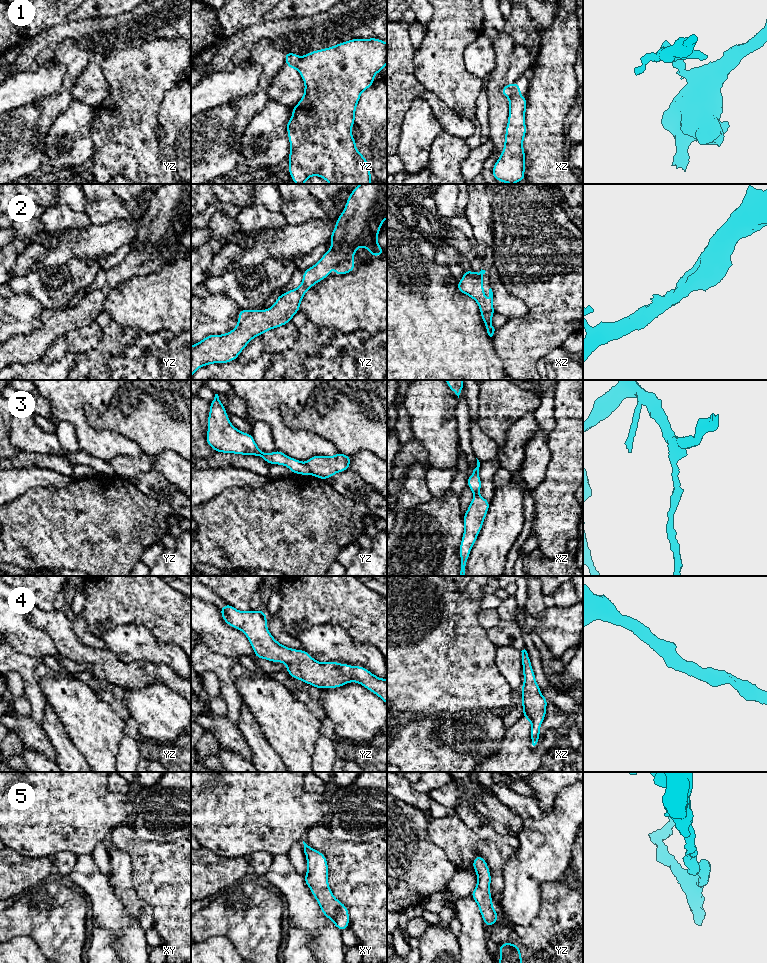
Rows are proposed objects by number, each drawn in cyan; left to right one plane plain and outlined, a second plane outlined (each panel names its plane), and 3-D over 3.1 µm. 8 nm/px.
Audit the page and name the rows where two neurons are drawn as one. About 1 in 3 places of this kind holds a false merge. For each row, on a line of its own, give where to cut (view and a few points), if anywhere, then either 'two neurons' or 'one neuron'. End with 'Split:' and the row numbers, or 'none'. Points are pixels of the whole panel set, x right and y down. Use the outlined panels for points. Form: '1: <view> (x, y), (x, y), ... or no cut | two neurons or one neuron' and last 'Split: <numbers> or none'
1: yz (300, 57), (297, 67) | two neurons
2: no cut | one neuron
3: yz (305, 463), (310, 473) | two neurons
4: no cut | one neuron
5: no cut | one neuron
Split: 1, 3

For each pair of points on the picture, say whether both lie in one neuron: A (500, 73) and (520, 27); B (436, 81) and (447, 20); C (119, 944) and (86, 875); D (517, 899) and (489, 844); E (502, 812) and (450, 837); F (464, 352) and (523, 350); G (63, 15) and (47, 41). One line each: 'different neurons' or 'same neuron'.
A: different neurons
B: same neuron
C: same neuron
D: different neurons
E: different neurons
F: different neurons
G: different neurons

